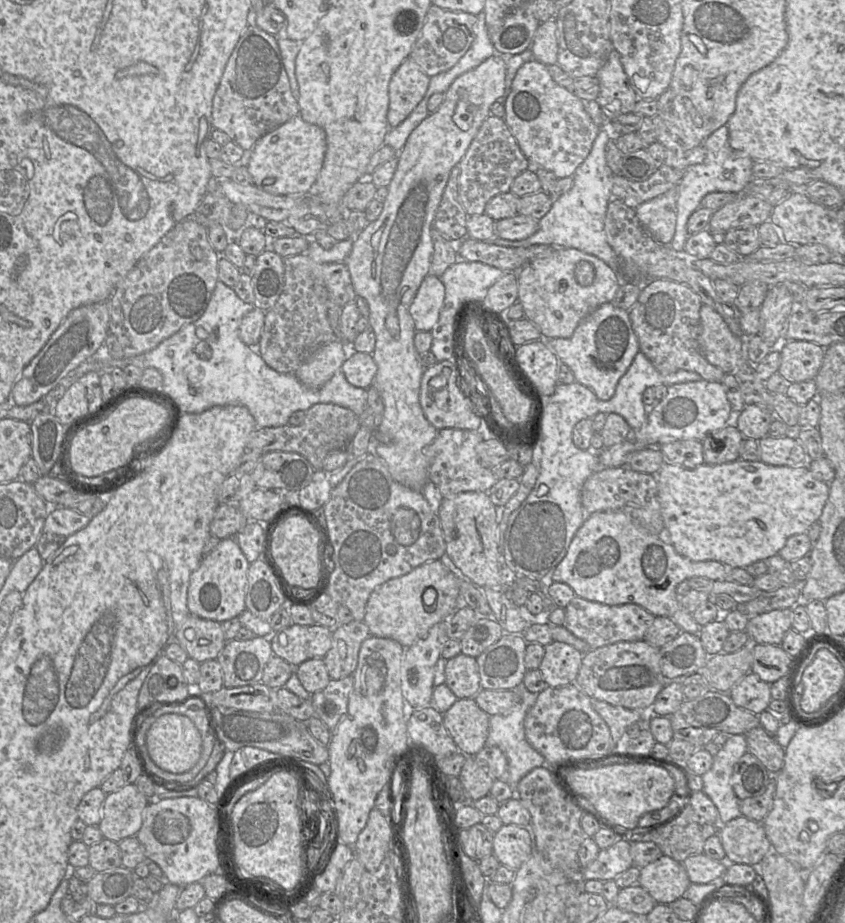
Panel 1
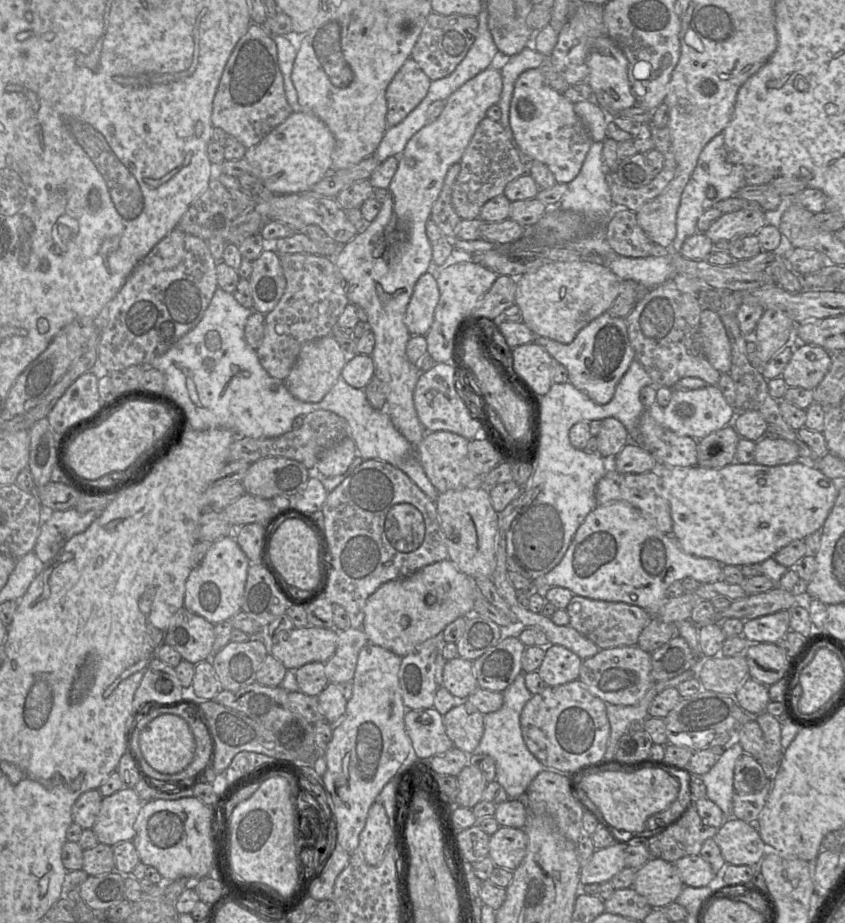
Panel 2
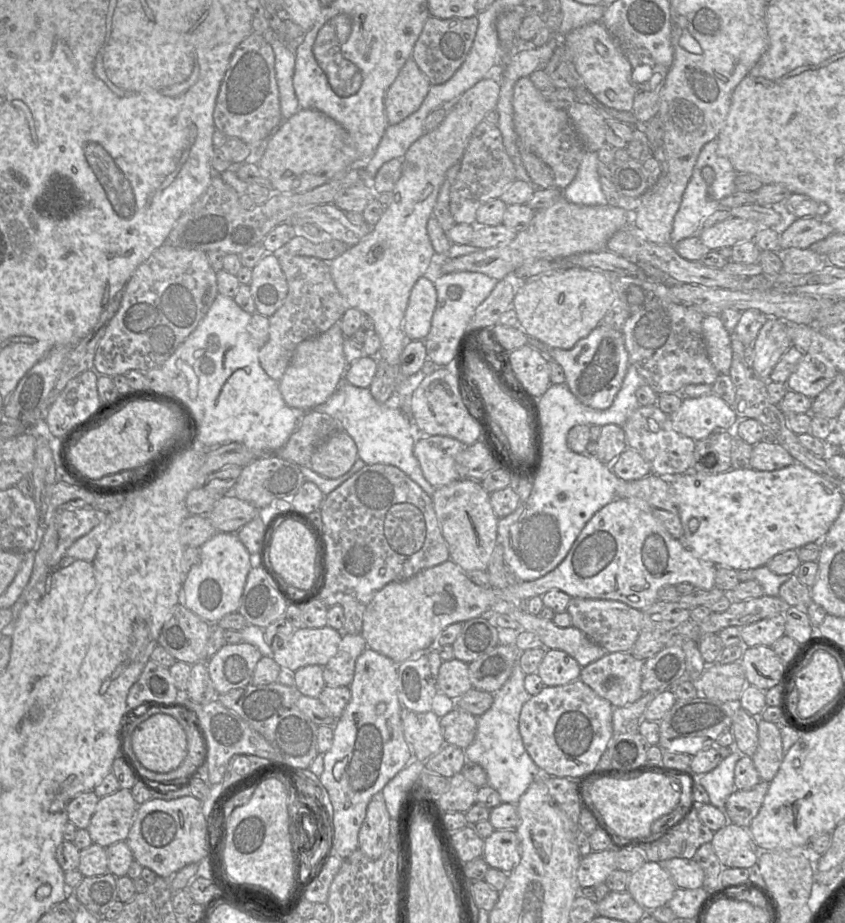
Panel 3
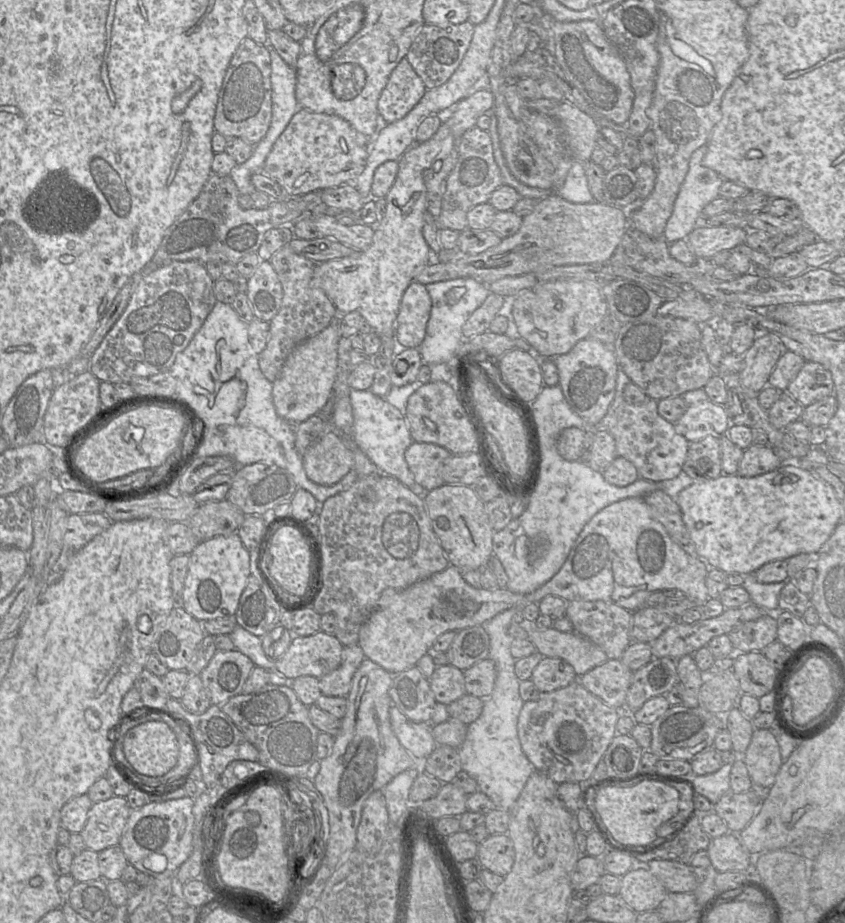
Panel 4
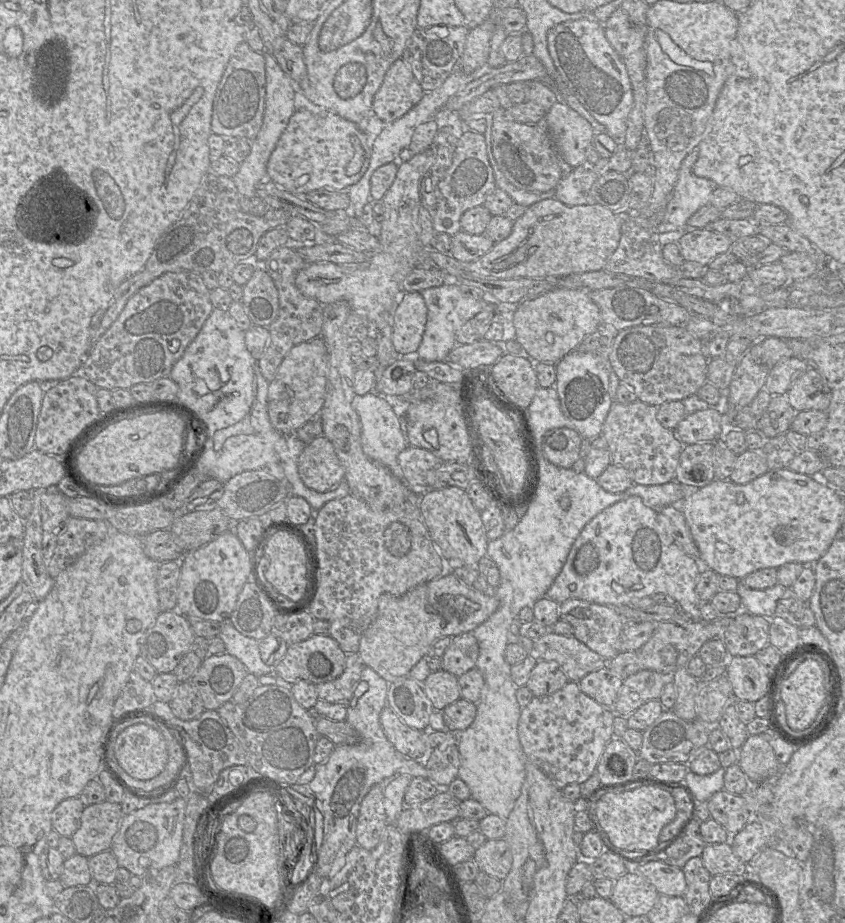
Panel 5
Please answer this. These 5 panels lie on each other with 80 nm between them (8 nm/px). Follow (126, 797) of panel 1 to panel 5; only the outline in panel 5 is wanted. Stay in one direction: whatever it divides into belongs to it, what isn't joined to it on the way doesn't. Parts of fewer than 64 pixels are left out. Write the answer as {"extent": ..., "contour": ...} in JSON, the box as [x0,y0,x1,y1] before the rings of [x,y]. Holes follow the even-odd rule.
{"extent":[72,801,123,857],"contour":[[[104,801],[84,808],[81,825],[72,835],[76,852],[91,857],[110,850],[123,819],[121,804]]]}

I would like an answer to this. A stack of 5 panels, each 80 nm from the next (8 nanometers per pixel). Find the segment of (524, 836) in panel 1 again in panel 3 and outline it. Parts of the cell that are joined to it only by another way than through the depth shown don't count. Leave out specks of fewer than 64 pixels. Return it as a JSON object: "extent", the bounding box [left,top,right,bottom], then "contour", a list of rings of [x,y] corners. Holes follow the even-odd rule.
{"extent":[482,830,521,872],"contour":[[[495,830],[484,840],[482,857],[490,868],[511,872],[521,860],[516,831]]]}

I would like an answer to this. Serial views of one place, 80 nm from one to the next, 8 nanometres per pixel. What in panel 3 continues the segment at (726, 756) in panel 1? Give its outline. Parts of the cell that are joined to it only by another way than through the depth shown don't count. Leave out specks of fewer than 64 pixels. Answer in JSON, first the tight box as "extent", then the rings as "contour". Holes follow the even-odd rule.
{"extent":[693,750,741,813],"contour":[[[737,750],[722,759],[719,765],[702,774],[693,774],[696,784],[700,784],[709,795],[710,804],[725,813],[726,801],[736,790],[734,786],[734,769],[736,763],[741,758],[741,753]]]}

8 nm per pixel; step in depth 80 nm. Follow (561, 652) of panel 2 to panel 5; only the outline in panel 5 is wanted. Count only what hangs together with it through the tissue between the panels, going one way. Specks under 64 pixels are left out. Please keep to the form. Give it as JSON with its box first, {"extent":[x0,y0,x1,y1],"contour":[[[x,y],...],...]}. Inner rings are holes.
{"extent":[526,660,568,697],"contour":[[[539,660],[531,671],[526,686],[535,697],[543,697],[557,692],[568,682],[568,677],[557,662]]]}

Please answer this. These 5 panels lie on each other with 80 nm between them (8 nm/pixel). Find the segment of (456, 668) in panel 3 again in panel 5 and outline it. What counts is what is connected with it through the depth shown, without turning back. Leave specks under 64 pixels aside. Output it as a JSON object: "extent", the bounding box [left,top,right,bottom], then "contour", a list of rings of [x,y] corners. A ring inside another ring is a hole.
{"extent":[424,669,461,711],"contour":[[[443,669],[430,673],[424,681],[424,691],[434,710],[442,711],[461,698],[458,677]]]}

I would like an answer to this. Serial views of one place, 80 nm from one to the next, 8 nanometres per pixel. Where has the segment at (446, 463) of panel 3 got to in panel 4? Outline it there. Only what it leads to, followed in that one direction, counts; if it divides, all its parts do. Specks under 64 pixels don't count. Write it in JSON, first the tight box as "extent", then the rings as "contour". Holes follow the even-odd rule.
{"extent":[404,441,452,491],"contour":[[[415,441],[404,453],[405,461],[415,482],[426,491],[444,484],[439,476],[439,466],[450,455],[452,454],[447,449],[439,445]]]}

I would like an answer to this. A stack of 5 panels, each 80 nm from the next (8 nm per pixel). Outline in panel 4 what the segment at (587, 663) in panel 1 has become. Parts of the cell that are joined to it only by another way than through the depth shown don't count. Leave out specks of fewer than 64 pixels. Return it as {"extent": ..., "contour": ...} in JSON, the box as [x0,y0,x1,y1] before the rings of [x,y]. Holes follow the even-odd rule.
{"extent":[578,659,634,711],"contour":[[[608,659],[604,664],[578,677],[578,680],[607,705],[624,711],[633,674],[634,671],[624,665],[620,659]]]}

